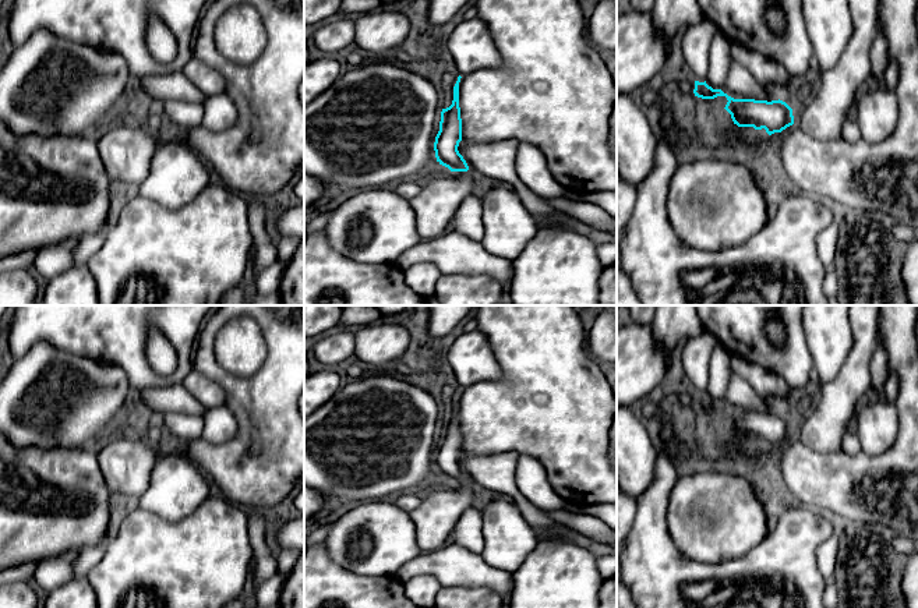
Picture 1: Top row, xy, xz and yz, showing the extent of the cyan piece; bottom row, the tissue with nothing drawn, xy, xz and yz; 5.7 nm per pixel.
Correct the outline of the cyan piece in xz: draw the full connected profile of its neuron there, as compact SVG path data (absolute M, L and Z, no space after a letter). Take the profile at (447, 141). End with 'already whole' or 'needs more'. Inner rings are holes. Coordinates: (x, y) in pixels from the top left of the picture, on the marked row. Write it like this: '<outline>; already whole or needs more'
M459 75L453 86L452 105L441 112L439 131L434 142L437 162L449 170L421 177L421 191L409 199L416 213L417 231L424 241L448 231L458 208L473 190L473 174L458 151L462 141L460 78Z; needs more

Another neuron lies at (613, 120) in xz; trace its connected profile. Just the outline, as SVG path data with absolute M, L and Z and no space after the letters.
M617 99L610 117L608 148L611 155L617 159Z

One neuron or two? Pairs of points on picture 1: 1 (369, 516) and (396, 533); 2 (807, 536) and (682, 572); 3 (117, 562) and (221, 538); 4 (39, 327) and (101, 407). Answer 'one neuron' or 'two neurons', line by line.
1: one neuron
2: one neuron
3: one neuron
4: two neurons

